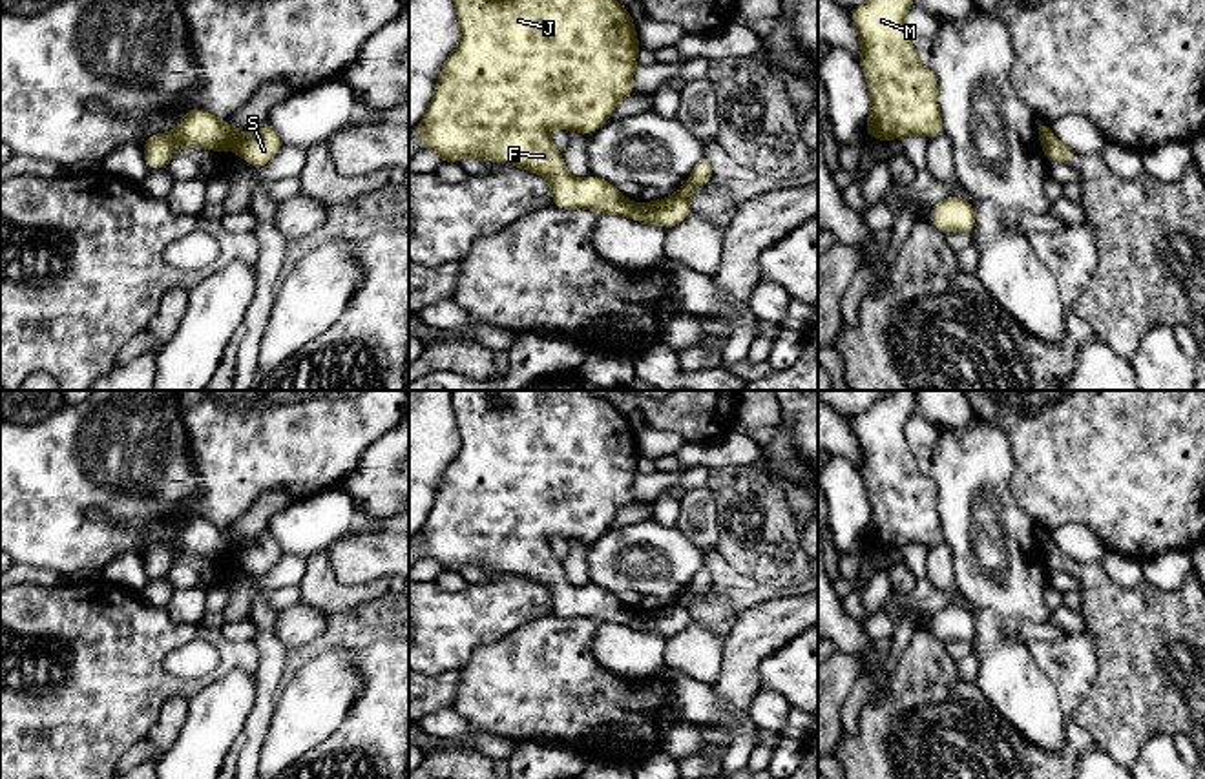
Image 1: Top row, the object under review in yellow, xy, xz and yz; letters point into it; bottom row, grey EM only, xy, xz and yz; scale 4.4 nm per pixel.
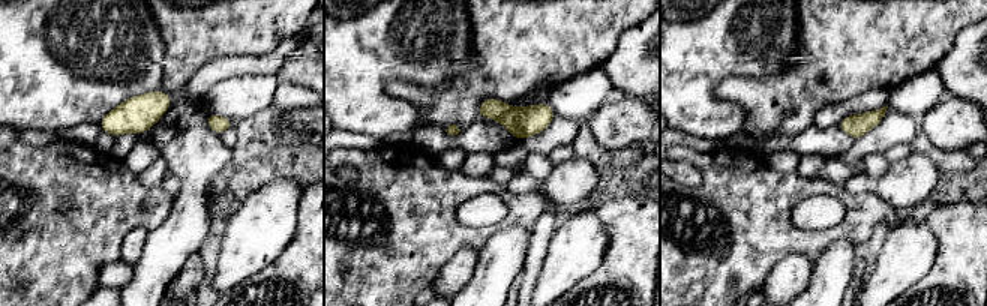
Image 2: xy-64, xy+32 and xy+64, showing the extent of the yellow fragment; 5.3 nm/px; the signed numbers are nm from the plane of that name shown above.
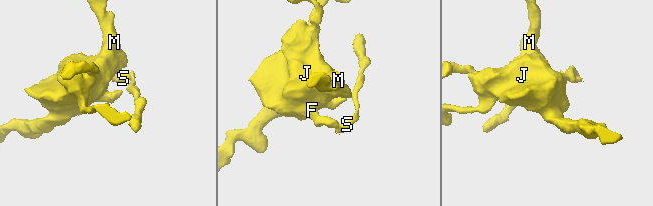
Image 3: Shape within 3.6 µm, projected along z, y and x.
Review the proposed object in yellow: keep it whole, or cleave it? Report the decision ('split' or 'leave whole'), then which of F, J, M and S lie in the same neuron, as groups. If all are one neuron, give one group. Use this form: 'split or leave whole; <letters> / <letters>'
split; F J M / S

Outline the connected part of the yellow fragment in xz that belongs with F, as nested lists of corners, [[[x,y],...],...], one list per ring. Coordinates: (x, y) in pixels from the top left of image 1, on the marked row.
[[[453,0],[460,26],[460,42],[449,53],[438,75],[427,111],[411,133],[435,151],[440,162],[462,157],[504,162],[526,168],[550,182],[553,206],[561,210],[588,208],[597,215],[630,217],[635,203],[628,201],[608,181],[568,173],[562,153],[551,142],[550,131],[562,128],[586,137],[610,120],[617,104],[637,93],[634,71],[641,51],[635,22],[617,0]]]

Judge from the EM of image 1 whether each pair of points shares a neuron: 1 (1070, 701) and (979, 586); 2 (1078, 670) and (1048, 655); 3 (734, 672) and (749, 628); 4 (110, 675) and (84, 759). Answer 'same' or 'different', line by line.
1: different
2: same
3: same
4: same

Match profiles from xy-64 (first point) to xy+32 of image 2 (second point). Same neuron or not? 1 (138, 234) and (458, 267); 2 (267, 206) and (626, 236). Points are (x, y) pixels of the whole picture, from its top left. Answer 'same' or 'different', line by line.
1: same
2: different

